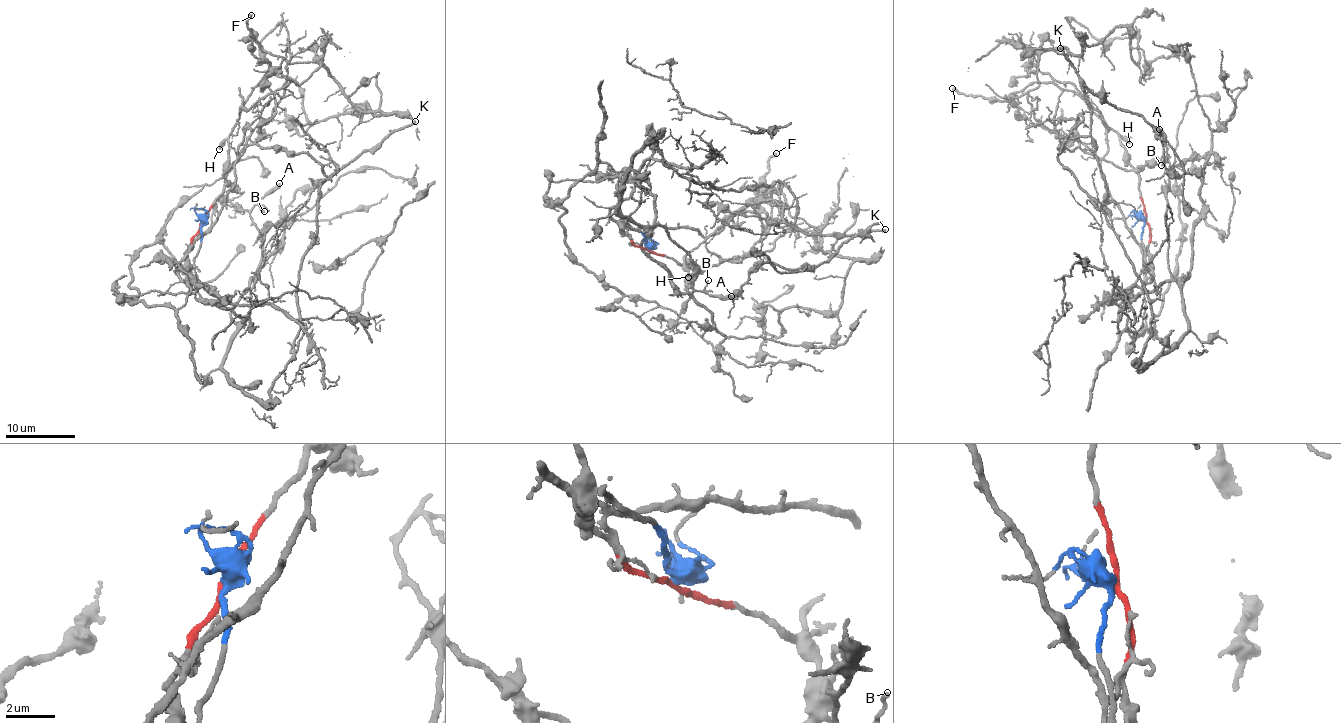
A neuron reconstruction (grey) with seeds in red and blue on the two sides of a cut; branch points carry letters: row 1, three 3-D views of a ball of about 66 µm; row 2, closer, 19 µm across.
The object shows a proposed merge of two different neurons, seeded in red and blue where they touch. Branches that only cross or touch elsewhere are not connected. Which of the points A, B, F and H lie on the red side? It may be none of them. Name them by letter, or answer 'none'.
F, H

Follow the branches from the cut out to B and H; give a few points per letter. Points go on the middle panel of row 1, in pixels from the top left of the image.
B: (646, 249), (640, 230), (625, 223), (643, 191), (655, 202), (657, 222), (695, 264), (695, 290), (708, 280)
H: (646, 249), (675, 260), (678, 264), (690, 263), (700, 271), (689, 276)

